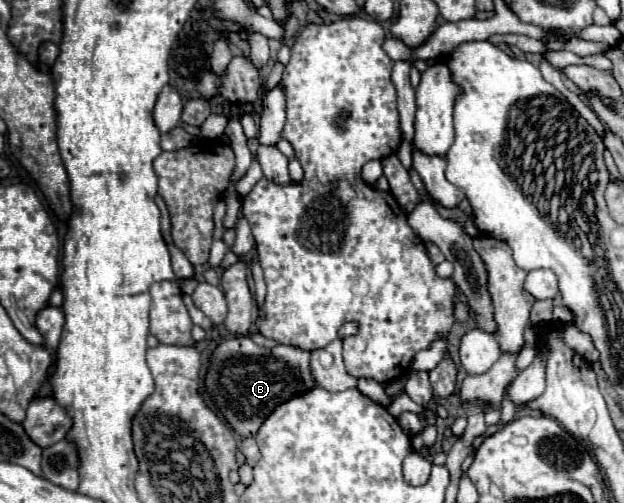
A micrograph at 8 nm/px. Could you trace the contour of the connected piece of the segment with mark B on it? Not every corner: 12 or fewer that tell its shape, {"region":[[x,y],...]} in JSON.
{"region":[[223,341],[205,385],[239,437],[315,385],[309,353]]}

